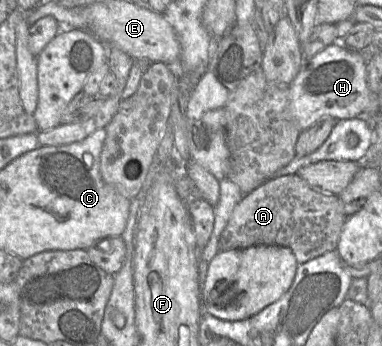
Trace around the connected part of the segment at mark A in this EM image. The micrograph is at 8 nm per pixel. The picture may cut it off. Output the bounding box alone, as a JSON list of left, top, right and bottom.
[219,174,347,264]

